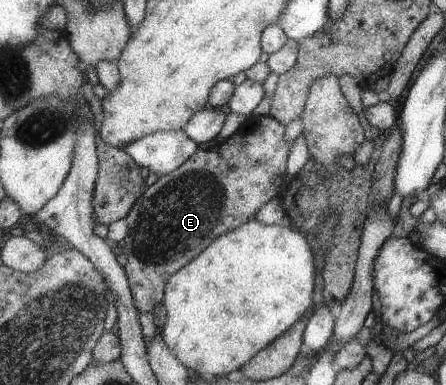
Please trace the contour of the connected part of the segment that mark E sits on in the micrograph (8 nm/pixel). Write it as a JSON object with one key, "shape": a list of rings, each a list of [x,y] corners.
{"shape":[[[256,115],[247,117],[231,136],[219,146],[209,150],[197,150],[185,163],[173,171],[157,177],[157,180],[145,188],[141,198],[134,203],[124,216],[127,233],[123,244],[117,250],[126,256],[124,271],[130,286],[133,306],[142,313],[155,312],[163,304],[166,284],[171,276],[190,260],[193,260],[205,247],[224,232],[241,227],[248,220],[253,220],[260,204],[270,198],[278,197],[282,186],[281,178],[286,169],[288,152],[299,143],[304,150],[302,137],[297,140],[284,140],[284,125],[275,117]]]}

